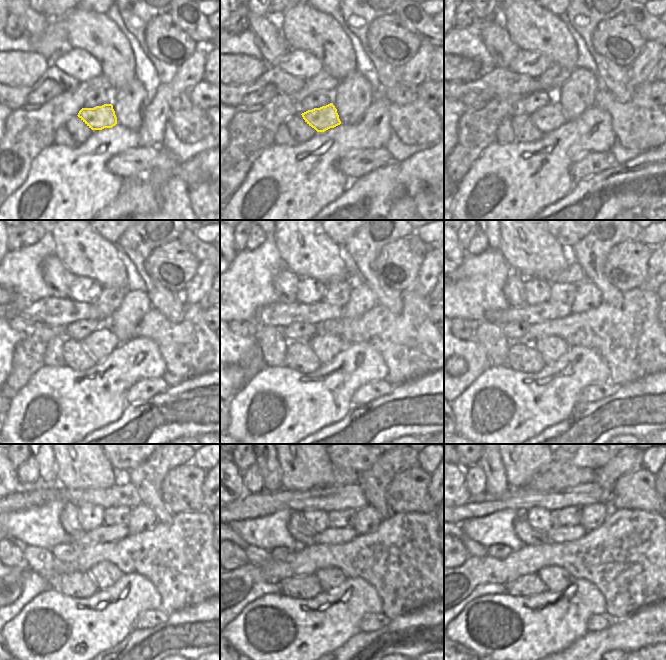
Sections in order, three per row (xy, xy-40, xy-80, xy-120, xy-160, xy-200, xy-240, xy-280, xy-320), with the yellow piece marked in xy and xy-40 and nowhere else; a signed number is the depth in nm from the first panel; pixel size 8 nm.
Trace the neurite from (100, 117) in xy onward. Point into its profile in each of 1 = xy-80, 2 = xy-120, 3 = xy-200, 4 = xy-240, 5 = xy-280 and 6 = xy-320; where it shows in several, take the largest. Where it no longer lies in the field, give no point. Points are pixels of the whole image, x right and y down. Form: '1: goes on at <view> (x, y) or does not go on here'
1: goes on at xy-80 (550, 117)
2: goes on at xy-120 (100, 343)
3: goes on at xy-200 (551, 348)
4: goes on at xy-240 (105, 574)
5: goes on at xy-280 (329, 578)
6: goes on at xy-320 (556, 579)

